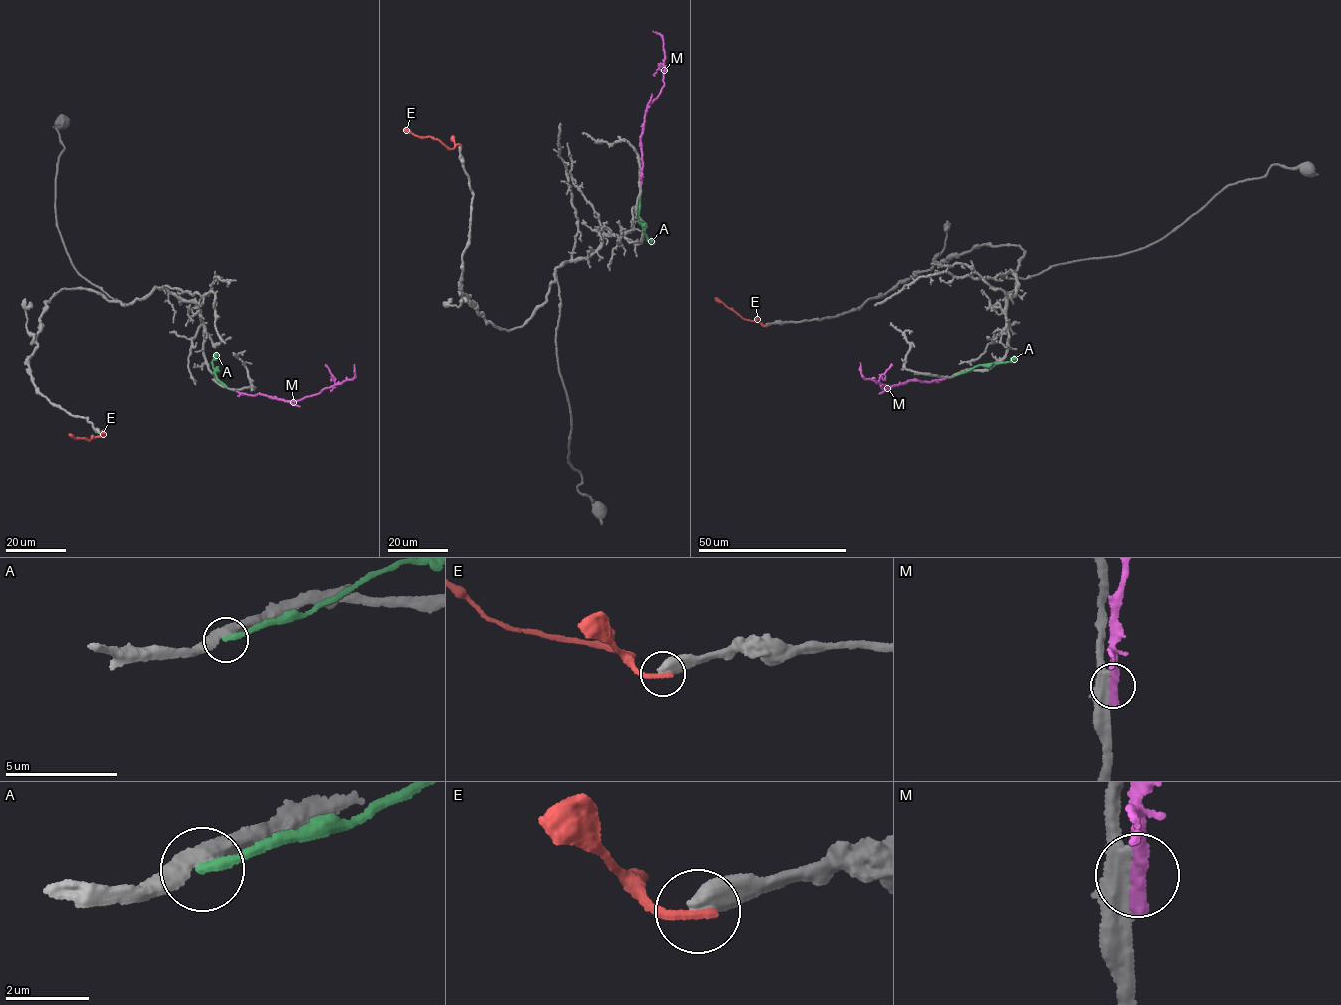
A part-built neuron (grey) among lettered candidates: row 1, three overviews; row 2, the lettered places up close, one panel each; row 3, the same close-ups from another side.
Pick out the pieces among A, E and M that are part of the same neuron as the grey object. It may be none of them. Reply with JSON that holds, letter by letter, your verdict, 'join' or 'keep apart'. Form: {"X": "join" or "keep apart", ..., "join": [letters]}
{"A": "keep apart", "E": "keep apart", "M": "keep apart", "join": []}

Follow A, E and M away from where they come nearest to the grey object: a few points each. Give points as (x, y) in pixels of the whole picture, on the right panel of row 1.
A: (955, 375), (981, 365), (1014, 359)
E: (766, 325), (745, 319), (715, 297)
M: (942, 379), (907, 381), (889, 387), (888, 390), (886, 385), (865, 379), (860, 363)

